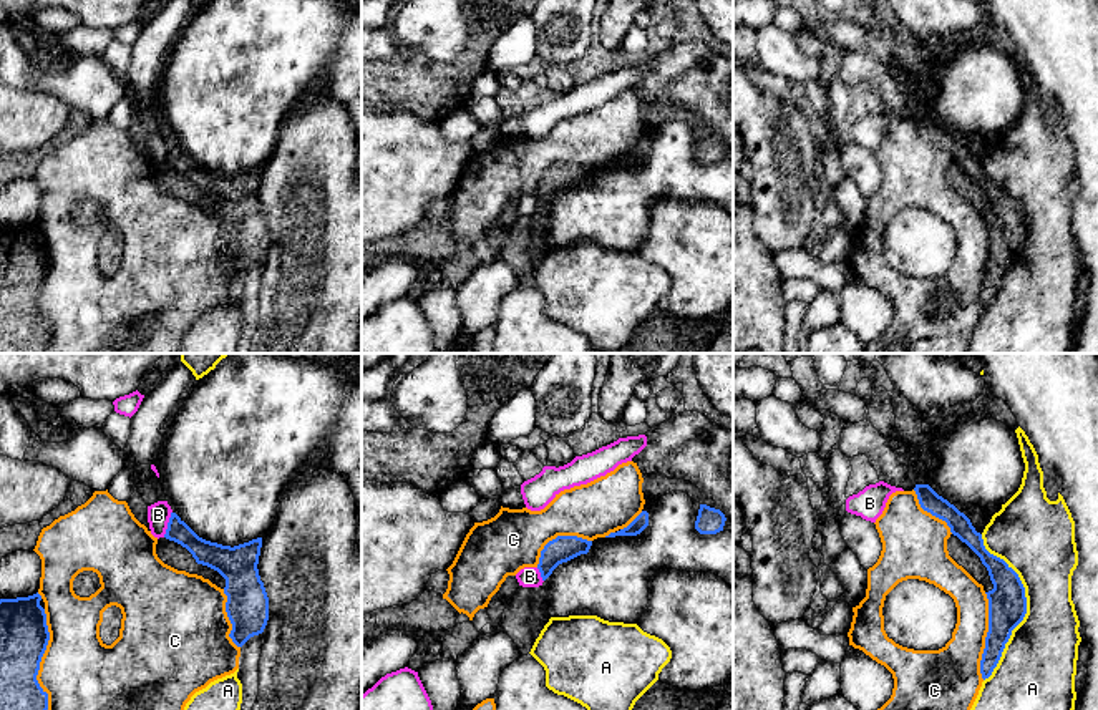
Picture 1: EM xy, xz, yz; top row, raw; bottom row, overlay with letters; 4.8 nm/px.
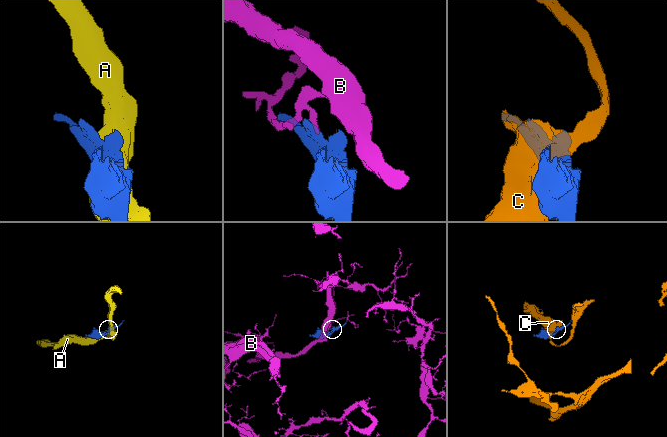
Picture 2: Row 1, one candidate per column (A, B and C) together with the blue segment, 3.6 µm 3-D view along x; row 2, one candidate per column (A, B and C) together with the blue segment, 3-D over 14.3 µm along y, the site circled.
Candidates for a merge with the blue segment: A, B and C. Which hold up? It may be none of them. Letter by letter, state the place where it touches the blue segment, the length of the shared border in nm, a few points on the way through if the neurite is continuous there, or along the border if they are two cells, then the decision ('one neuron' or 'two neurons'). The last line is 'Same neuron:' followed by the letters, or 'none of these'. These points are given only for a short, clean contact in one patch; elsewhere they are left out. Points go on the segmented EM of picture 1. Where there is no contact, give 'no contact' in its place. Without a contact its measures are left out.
A: yz (1025, 606) | 700 nm | two neurons
B: xy (168, 525) | 130 nm | along xy (171, 511), (163, 536) | two neurons
C: xy (40, 659) | 480 nm | two neurons
Same neuron: none of these

